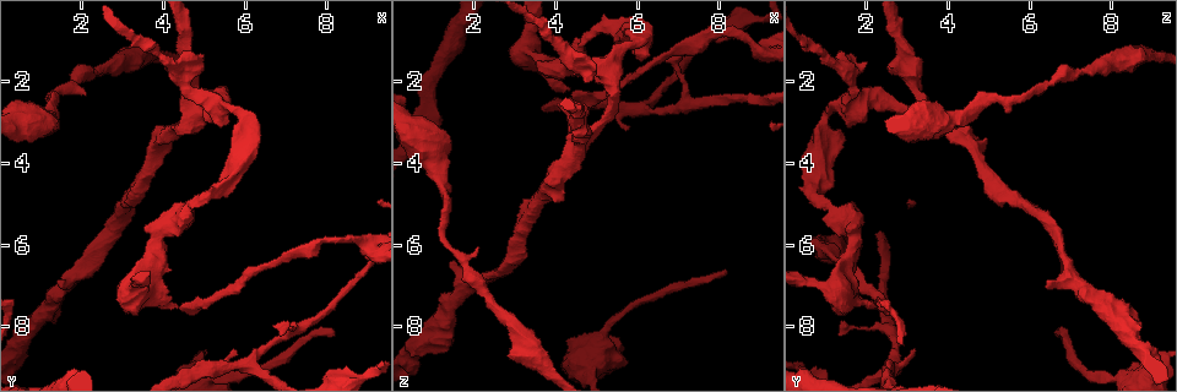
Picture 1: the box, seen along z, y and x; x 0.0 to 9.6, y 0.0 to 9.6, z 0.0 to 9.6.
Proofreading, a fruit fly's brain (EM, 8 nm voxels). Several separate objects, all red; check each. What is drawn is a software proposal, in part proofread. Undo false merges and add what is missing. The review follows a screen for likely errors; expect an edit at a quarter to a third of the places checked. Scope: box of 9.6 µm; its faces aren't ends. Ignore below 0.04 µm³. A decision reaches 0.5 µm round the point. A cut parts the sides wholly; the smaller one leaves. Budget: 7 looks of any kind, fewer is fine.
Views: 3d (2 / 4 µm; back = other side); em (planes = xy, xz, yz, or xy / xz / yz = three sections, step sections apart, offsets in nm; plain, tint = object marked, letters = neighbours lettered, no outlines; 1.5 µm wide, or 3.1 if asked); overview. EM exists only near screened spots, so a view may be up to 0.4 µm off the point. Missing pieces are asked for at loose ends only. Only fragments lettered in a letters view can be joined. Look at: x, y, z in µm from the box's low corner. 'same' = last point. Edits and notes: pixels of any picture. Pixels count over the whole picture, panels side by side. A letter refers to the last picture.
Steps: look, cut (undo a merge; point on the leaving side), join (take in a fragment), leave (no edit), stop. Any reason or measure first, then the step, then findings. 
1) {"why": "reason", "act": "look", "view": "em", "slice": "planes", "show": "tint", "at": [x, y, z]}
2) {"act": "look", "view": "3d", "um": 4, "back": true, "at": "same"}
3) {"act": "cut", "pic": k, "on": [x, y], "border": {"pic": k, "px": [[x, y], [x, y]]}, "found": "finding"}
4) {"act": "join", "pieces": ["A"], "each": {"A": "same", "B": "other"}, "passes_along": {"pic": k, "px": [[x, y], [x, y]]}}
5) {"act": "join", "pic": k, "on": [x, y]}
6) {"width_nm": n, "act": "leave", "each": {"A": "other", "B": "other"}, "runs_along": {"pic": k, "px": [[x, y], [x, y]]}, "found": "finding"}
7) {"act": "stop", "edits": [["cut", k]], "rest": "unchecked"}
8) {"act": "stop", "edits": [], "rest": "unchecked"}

{"why": "end of a long branch", "act": "look", "view": "em", "slice": "planes", "show": "letters", "at": [8.20, 8.20, 6.60]}

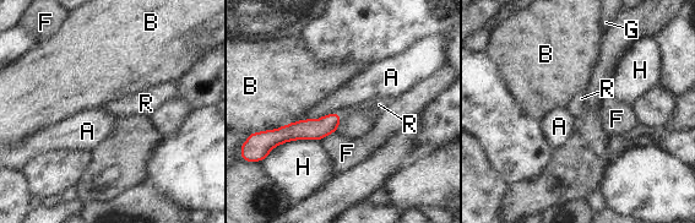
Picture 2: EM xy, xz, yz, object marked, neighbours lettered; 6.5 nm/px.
{"width_nm": 130, "longest_contact_nm": ["H", 340], "act": "join", "pieces": ["R"], "each": {"A": "other", "B": "other", "F": "other", "G": "other", "H": "other", "R": "same"}, "found": "it goes on there"}

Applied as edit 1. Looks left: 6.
{"act": "look", "view": "overview"}

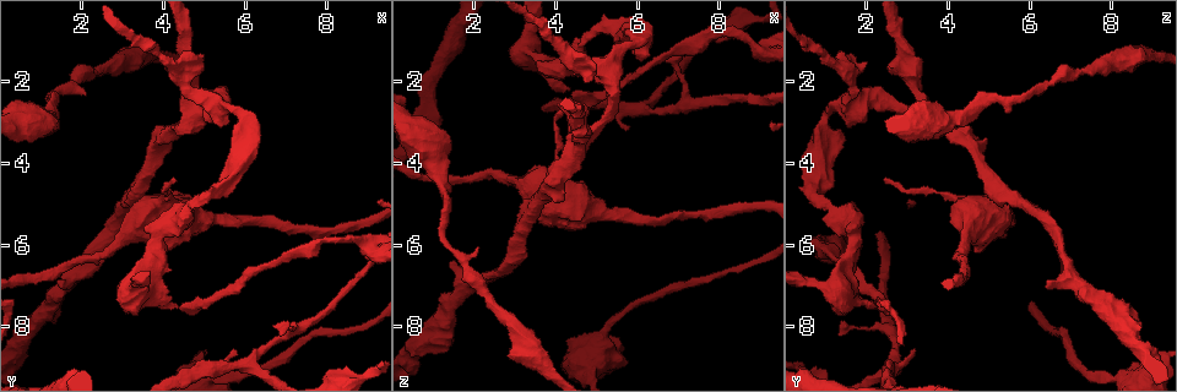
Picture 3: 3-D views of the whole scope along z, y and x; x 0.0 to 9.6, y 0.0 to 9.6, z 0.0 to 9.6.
{"why": "two arms in line, one across", "act": "look", "view": "em", "slice": "planes", "show": "tint", "at": [8.90, 6.00, 1.10]}

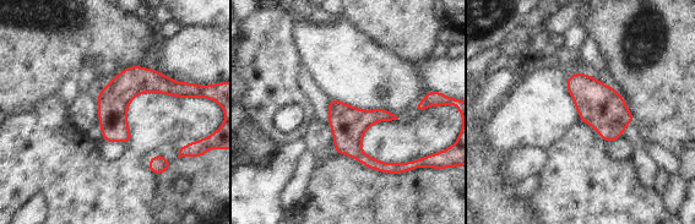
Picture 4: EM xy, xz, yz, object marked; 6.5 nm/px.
{"why": "what lies round it", "act": "look", "view": "em", "slice": "planes", "show": "letters", "at": "same"}

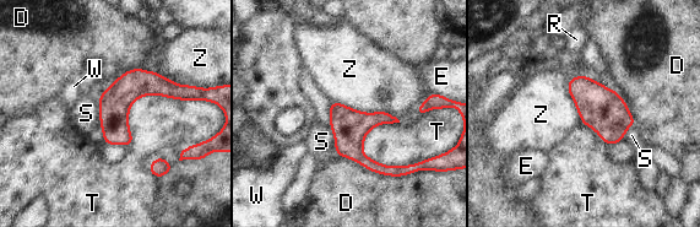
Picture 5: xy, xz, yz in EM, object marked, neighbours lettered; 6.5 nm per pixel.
{"longest_contact_nm": ["D", 480], "act": "leave", "each": {"D": "other", "E": "other", "R": "other", "S": "other", "T": "other", "W": "other", "Z": "other"}, "found": "continuous, no second neuron"}

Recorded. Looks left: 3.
{"why": "branch point", "act": "look", "view": "em", "slice": "planes", "show": "letters", "at": [4.55, 1.80, 3.20]}

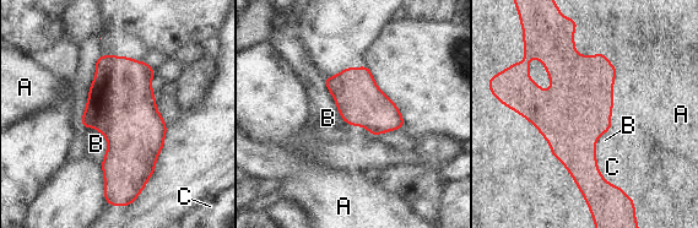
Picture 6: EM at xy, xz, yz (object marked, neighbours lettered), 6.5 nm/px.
{"longest_contact_nm": ["B", 500], "act": "leave", "each": {"A": "other", "B": "other", "C": "other"}, "border": {"pic": 6, "px": [[617, 70], [613, 82], [611, 118]]}, "found": "continuous, no second neuron"}

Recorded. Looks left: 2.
{"act": "stop", "edits": [["join", 2]], "rest": "unchecked"}

